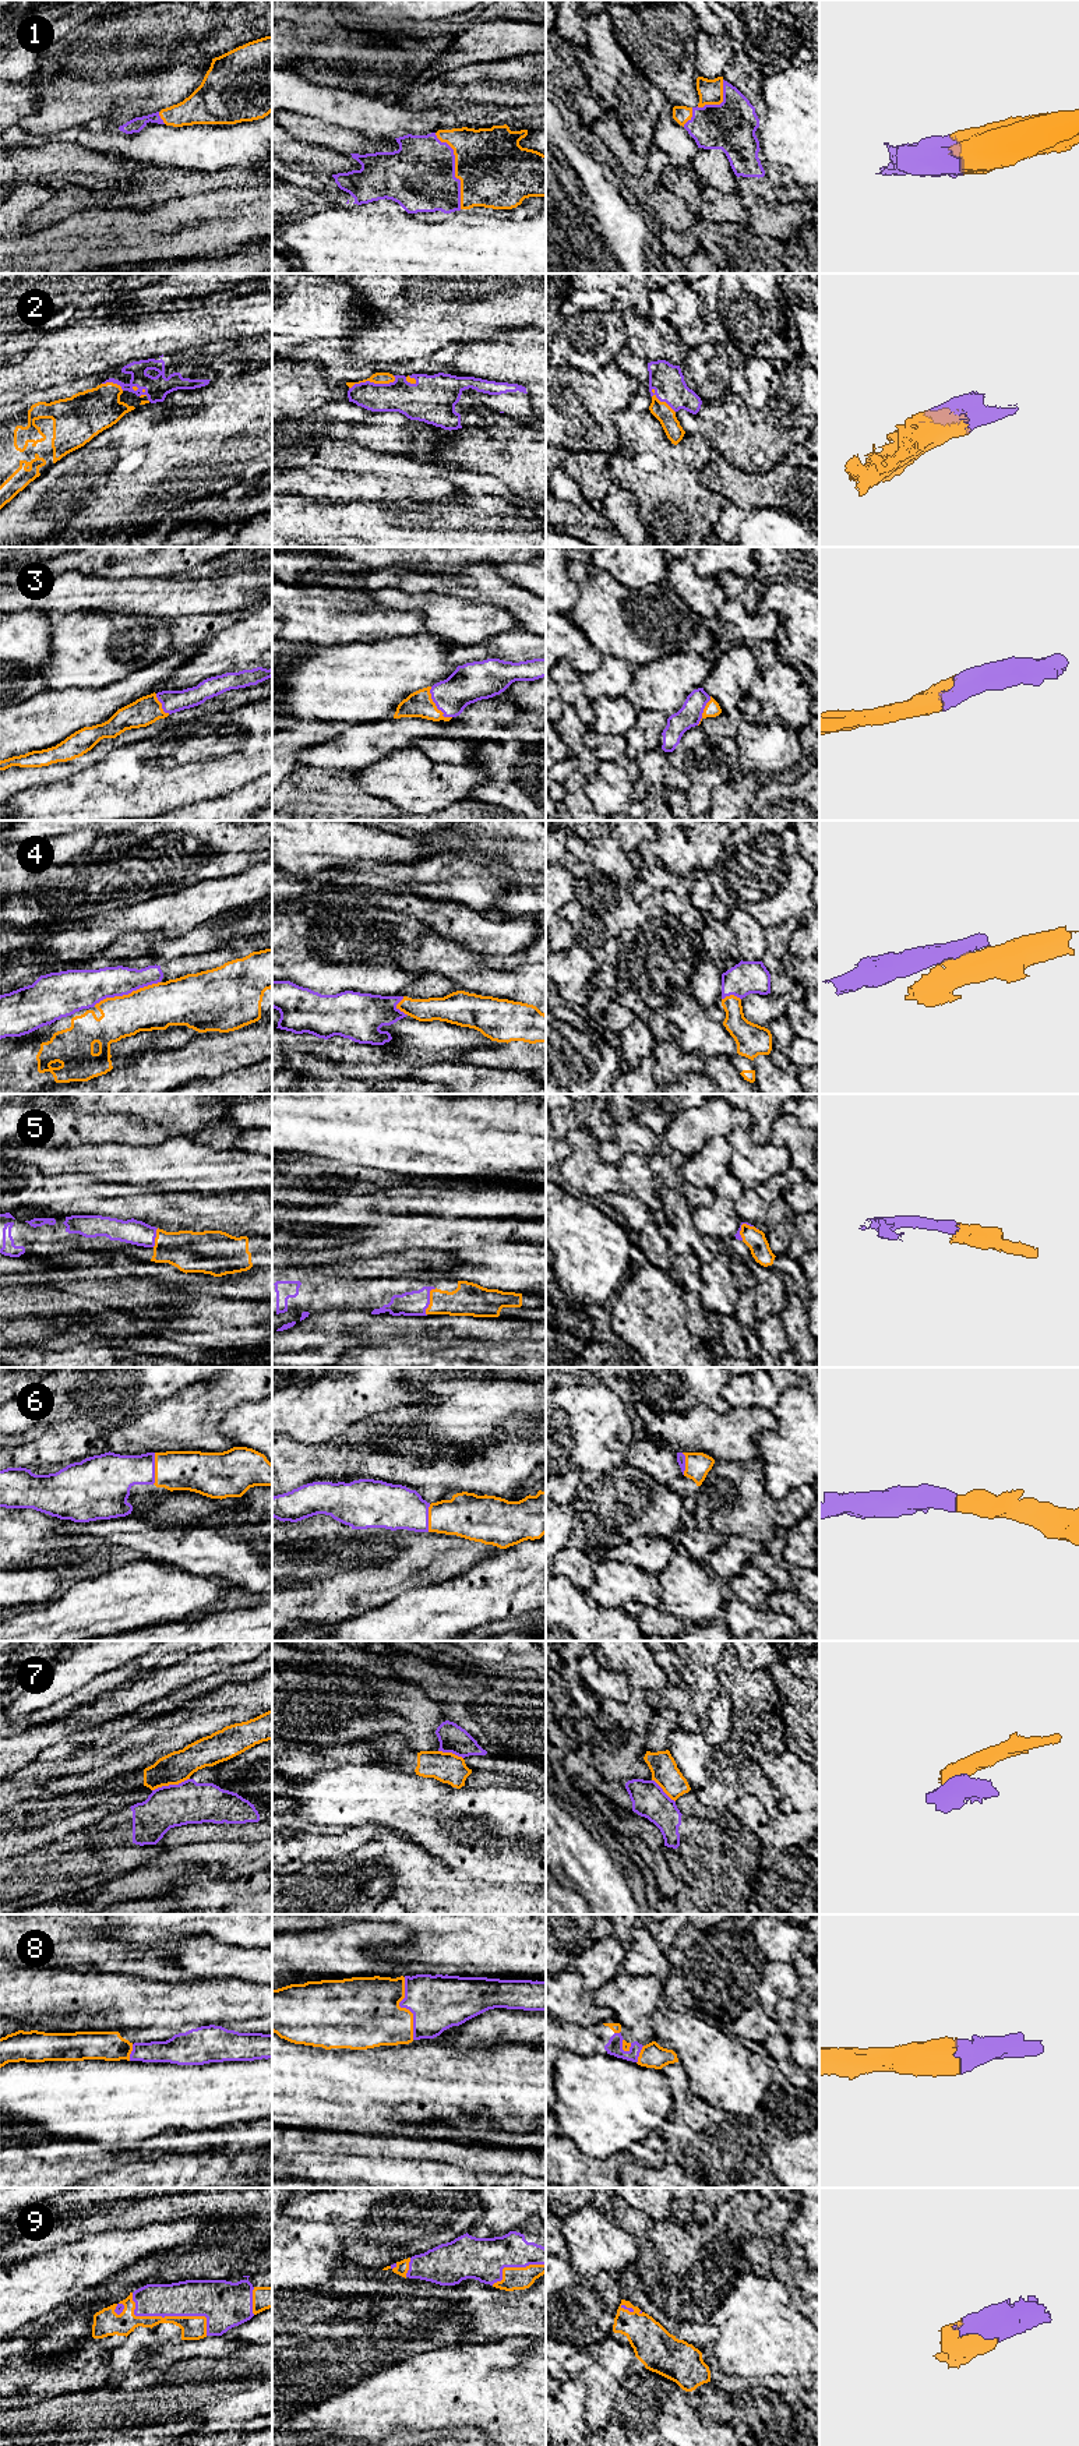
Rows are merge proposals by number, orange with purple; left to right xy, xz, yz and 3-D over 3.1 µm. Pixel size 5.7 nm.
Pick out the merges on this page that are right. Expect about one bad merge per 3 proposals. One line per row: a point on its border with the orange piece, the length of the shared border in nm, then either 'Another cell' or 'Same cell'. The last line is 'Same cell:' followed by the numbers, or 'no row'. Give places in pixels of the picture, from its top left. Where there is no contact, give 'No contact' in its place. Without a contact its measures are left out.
1: Touches orange at xz (455, 169). Shared border 460 nm. Same cell
2: Touches orange at xz (373, 381). Shared border 280 nm. Same cell
3: Touches orange at xz (434, 705). Shared border 220 nm. Same cell
4: Touches orange at xy (126, 995). Shared border 400 nm. Another cell
5: Touches orange at xz (430, 1301). Shared border 170 nm. Same cell
6: Touches orange at xy (155, 1468). Shared border 180 nm. Same cell
7: Touches orange at xy (170, 1783). Shared border 220 nm. Another cell
8: Touches orange at xz (405, 2008). Shared border 360 nm. Same cell
9: Touches orange at xy (168, 2316). Shared border 500 nm. Same cell
Same cell: 1, 2, 3, 5, 6, 8, 9

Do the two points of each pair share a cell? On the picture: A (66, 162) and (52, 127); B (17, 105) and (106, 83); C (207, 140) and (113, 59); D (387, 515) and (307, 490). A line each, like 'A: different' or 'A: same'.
A: different
B: different
C: different
D: different

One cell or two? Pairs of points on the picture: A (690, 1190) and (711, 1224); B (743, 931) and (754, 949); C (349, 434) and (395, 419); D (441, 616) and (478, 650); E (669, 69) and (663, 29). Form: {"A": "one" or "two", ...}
{"A": "two", "B": "one", "C": "one", "D": "two", "E": "one"}

